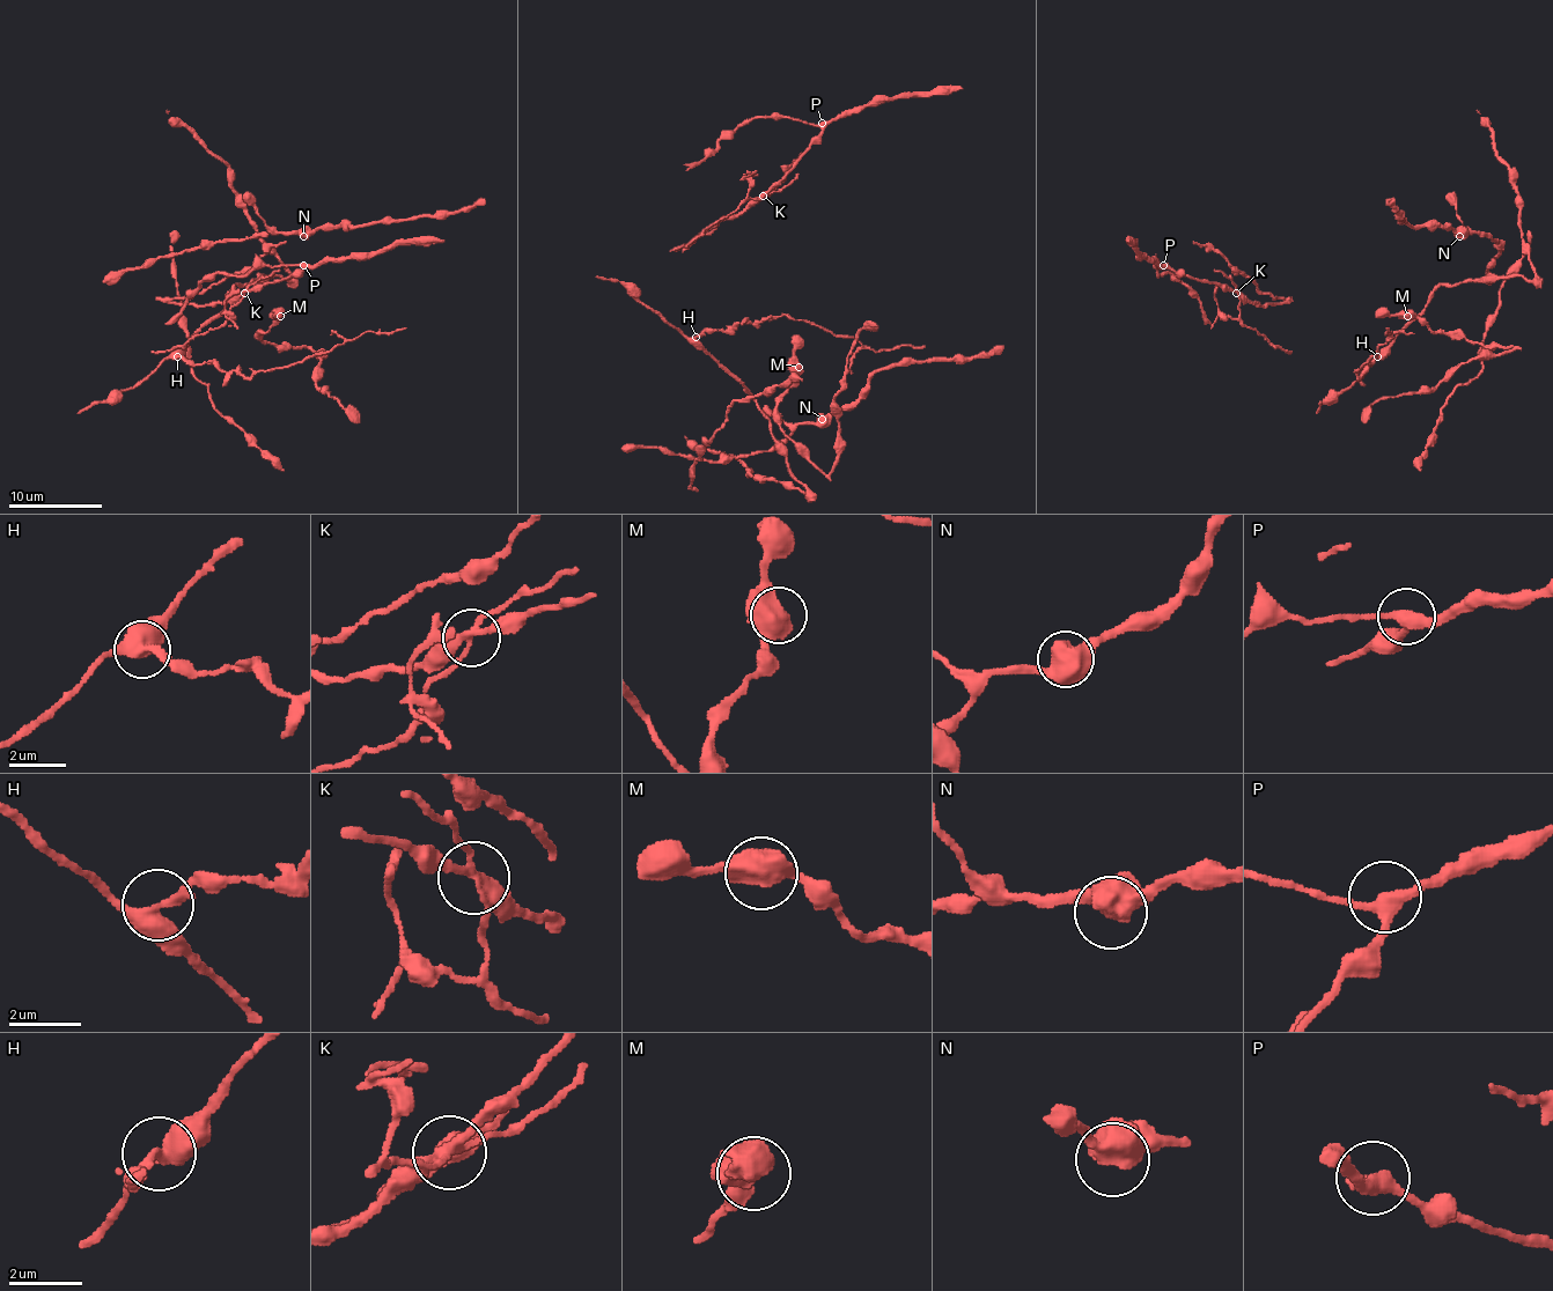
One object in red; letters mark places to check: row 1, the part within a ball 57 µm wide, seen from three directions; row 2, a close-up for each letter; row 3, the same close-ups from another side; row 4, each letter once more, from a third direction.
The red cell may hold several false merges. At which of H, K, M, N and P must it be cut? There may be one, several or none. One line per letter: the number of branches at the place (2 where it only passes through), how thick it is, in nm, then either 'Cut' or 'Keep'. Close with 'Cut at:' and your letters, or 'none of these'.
H: Branches: 3. Thickness 400 nm. Cut
K: Branches: 3. Thickness 240 nm. Cut
M: Branches: 3. Thickness 460 nm. Keep
N: Branches: 3. Thickness 480 nm. Keep
P: Branches: 3. Thickness 320 nm. Keep
Cut at: H, K

